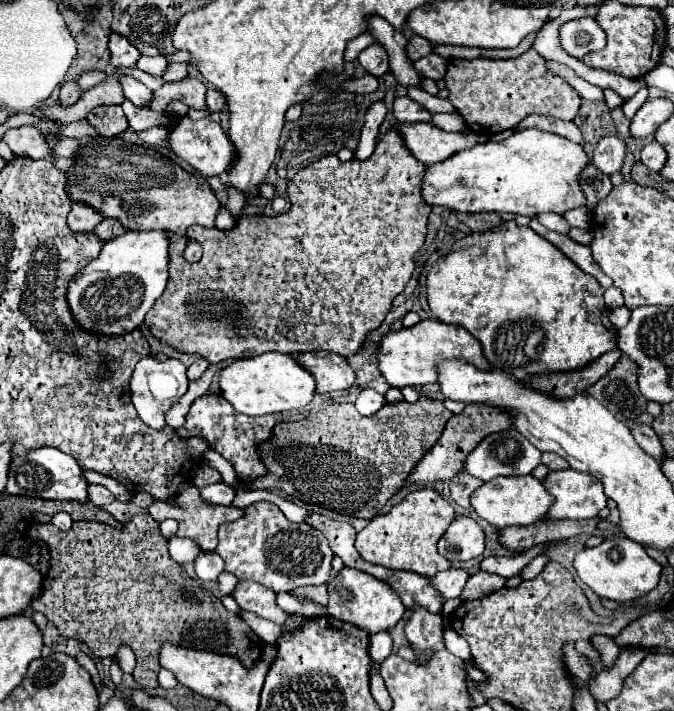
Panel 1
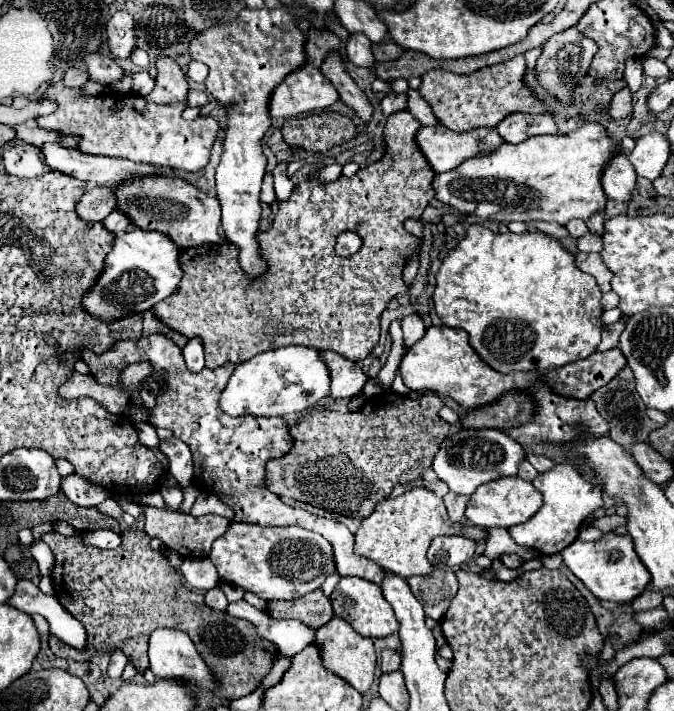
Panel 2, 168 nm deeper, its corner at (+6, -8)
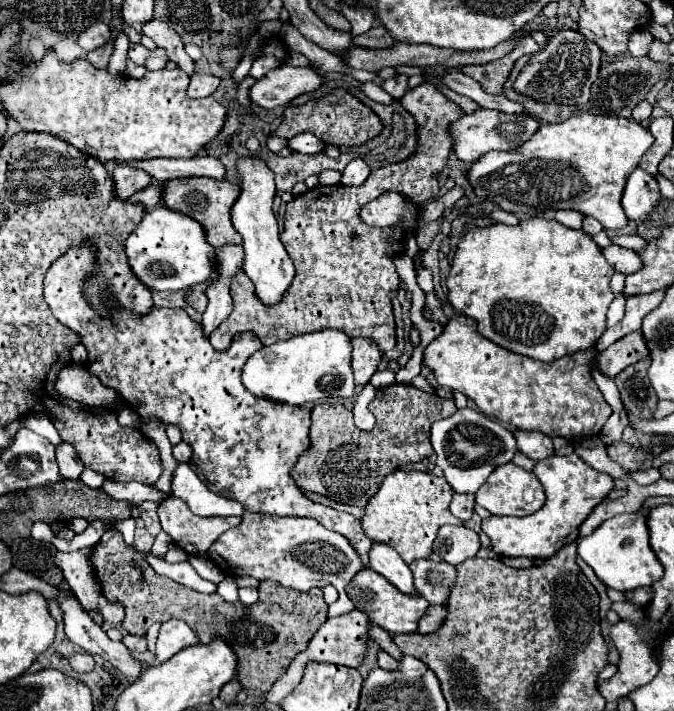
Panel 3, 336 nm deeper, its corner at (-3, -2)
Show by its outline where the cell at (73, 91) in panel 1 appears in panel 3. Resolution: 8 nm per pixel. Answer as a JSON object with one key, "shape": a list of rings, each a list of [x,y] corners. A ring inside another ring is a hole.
{"shape":[[[109,42],[109,46],[103,46],[101,50],[87,52],[87,58],[89,58],[89,62],[91,62],[93,66],[107,66],[111,54],[113,54],[113,44]]]}

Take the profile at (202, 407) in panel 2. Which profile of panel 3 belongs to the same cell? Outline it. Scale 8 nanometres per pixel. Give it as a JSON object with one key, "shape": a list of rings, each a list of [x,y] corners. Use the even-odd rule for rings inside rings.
{"shape":[[[91,244],[71,246],[57,262],[51,264],[51,270],[45,276],[45,302],[49,304],[53,316],[73,332],[79,334],[81,344],[87,348],[89,356],[85,360],[85,368],[89,374],[97,376],[103,386],[113,388],[121,398],[129,402],[129,406],[139,414],[141,420],[157,418],[163,426],[175,424],[183,434],[183,442],[187,442],[193,450],[189,466],[193,466],[195,474],[209,486],[211,492],[237,500],[249,512],[261,512],[271,516],[307,516],[315,518],[325,528],[343,534],[363,564],[369,566],[369,538],[363,534],[361,520],[347,512],[339,512],[327,508],[323,504],[315,504],[309,500],[293,482],[291,470],[297,458],[311,446],[309,442],[309,426],[311,426],[311,410],[303,406],[285,406],[281,402],[269,402],[267,398],[257,398],[245,390],[241,382],[241,370],[251,354],[255,354],[263,344],[255,334],[237,334],[233,338],[229,350],[217,352],[211,342],[205,338],[203,326],[189,318],[183,308],[159,308],[153,306],[149,314],[133,314],[119,304],[111,304],[113,298],[107,298],[105,310],[109,316],[99,316],[97,310],[85,300],[85,280],[95,272],[97,266],[97,248]]]}

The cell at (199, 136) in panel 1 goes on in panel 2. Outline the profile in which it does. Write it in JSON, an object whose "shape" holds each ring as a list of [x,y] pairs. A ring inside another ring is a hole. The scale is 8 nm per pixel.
{"shape":[[[50,86],[46,98],[52,98],[60,104],[60,108],[50,114],[38,118],[38,126],[58,130],[62,134],[80,136],[78,150],[86,154],[102,154],[114,158],[126,158],[132,162],[148,162],[154,166],[164,166],[172,170],[184,172],[200,172],[208,160],[210,150],[216,140],[218,122],[210,116],[196,118],[194,122],[182,120],[182,110],[186,104],[148,104],[140,96],[92,96],[80,98],[80,90],[56,88]]]}

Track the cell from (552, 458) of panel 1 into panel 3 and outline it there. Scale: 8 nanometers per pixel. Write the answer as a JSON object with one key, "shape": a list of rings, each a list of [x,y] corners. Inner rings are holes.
{"shape":[[[517,430],[515,440],[517,440],[517,450],[523,452],[525,456],[533,458],[533,460],[543,460],[543,458],[553,454],[551,438],[545,434],[529,432],[529,430]]]}

